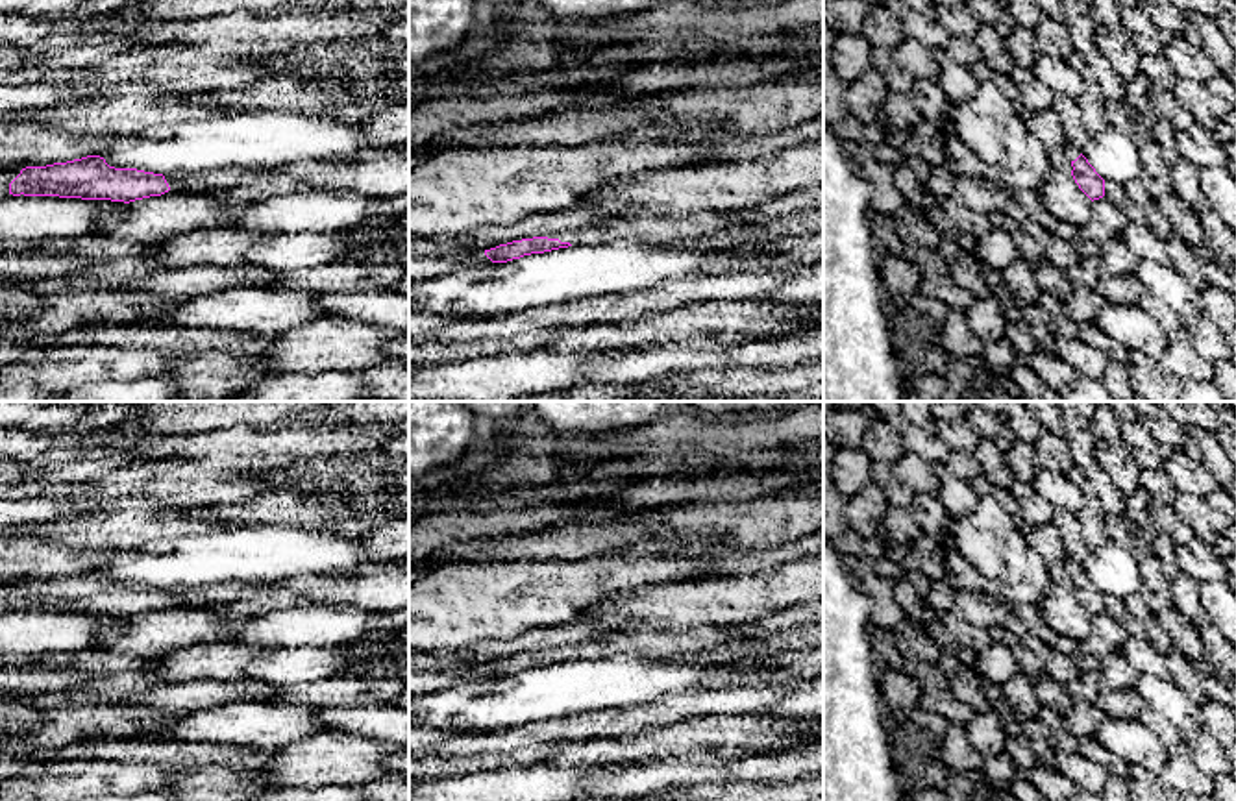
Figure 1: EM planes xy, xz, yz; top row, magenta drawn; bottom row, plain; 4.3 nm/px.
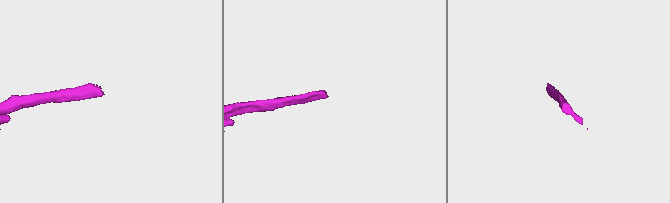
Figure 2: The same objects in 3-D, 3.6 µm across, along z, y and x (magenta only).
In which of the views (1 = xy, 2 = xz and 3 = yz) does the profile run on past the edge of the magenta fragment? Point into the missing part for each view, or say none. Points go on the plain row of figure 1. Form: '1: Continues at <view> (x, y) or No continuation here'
1: Continues at xy (173, 596)
2: Continues at xz (654, 644)
3: Continues at yz (1072, 565)

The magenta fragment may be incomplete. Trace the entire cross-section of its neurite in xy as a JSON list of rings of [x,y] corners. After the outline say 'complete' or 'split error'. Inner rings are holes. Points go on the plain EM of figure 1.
[[[87,570],[67,577],[22,583],[9,598],[9,609],[130,618],[176,603],[179,592],[181,590],[163,590],[137,583],[115,583],[100,570]]] | split error

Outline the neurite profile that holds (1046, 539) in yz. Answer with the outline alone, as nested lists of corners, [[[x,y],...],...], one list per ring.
[[[1051,522],[1032,527],[1025,538],[1029,546],[1045,561],[1051,581],[1071,588],[1073,581],[1066,570],[1068,553],[1062,542],[1062,533],[1057,525]]]

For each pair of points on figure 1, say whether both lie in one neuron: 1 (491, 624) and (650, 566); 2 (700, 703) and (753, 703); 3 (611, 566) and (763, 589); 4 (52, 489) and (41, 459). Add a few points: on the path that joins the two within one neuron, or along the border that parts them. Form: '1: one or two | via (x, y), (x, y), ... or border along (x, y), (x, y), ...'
1: one | via (530, 594), (565, 591), (611, 574)
2: one | via (713, 703), (741, 703)
3: two | border along (628, 589), (596, 602), (589, 609)
4: two | border along (36, 480), (52, 481)

